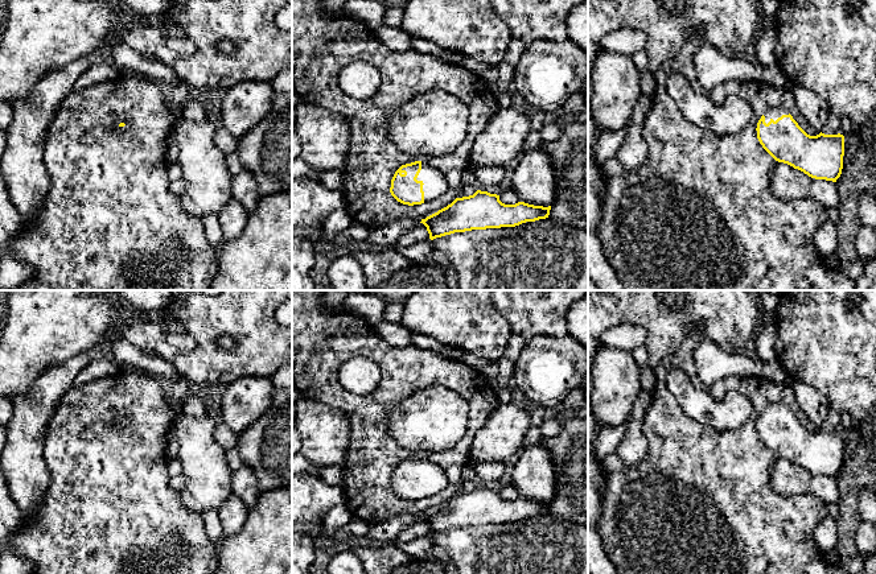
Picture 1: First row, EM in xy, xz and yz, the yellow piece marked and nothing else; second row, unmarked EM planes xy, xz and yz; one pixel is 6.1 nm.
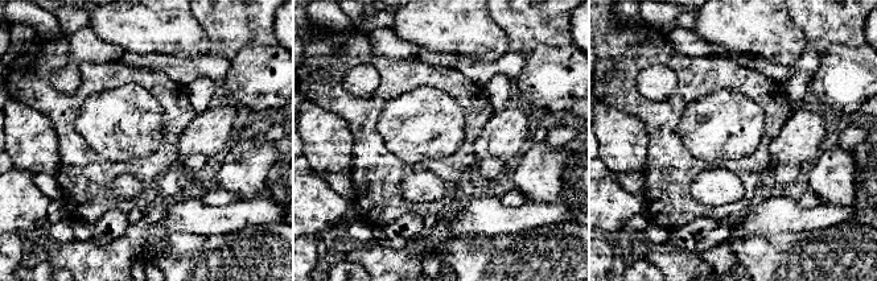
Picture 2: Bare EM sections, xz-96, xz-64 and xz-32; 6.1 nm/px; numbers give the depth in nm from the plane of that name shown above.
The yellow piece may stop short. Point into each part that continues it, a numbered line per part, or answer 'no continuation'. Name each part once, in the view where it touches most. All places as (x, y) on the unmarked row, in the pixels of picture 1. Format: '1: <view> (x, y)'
1: xz (435, 479)

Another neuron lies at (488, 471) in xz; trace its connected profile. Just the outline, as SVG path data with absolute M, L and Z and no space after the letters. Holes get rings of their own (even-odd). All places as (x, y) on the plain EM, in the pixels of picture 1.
M484 461L476 463L476 483L486 487L489 483L499 480L505 476L505 462L502 461Z

